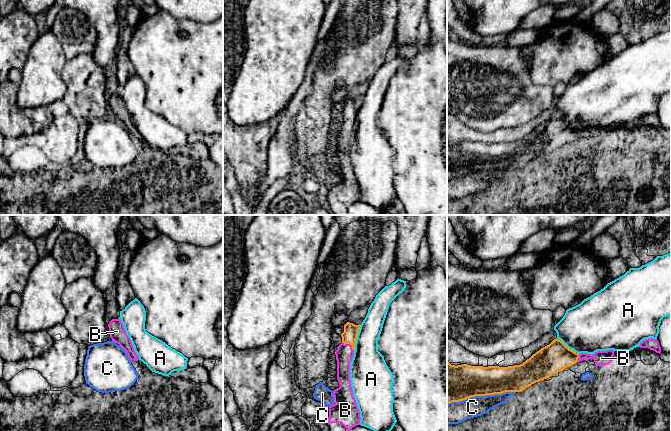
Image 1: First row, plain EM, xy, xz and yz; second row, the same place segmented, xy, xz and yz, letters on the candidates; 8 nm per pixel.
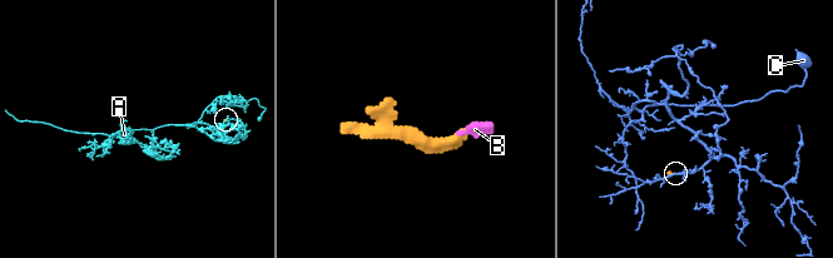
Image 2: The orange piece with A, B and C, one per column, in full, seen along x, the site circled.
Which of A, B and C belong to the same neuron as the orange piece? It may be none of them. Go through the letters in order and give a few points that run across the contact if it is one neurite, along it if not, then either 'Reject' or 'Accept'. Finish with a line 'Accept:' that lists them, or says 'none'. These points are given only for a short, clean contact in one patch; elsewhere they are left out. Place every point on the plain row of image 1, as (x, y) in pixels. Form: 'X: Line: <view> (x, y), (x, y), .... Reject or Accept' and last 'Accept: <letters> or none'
A: Reject
B: Line: xz (349, 112), (349, 119), (344, 130). Accept
C: Reject
Accept: B

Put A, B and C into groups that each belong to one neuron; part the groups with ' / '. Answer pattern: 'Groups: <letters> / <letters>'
Groups: A / B / C

